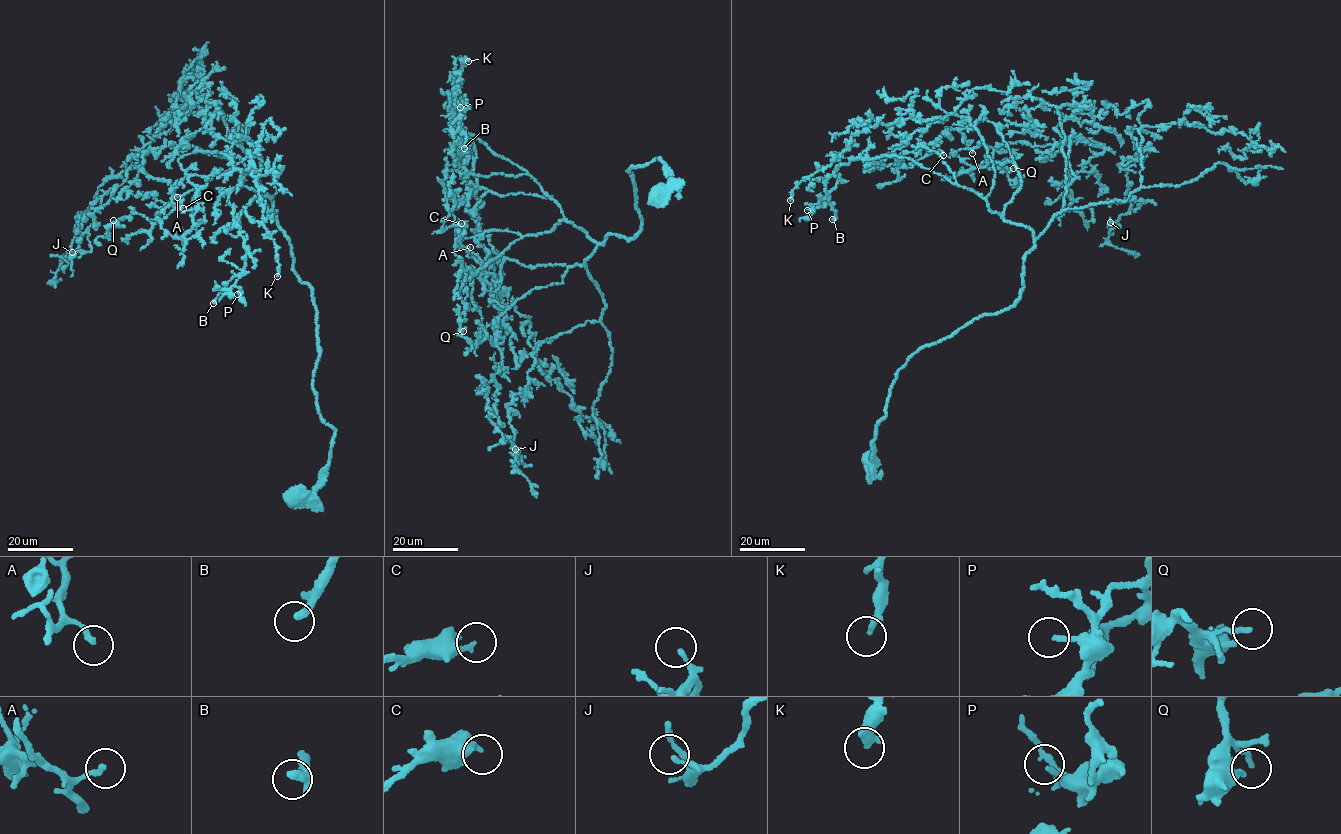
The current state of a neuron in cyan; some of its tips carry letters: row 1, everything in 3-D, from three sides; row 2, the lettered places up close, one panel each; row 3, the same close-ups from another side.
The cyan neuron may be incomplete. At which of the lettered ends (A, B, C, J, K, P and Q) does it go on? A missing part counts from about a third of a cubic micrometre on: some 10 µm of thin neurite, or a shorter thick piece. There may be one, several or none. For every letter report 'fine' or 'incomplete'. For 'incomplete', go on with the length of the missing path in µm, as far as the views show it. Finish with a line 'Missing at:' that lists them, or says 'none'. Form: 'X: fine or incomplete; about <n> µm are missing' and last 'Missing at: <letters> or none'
A: fine
B: fine
C: fine
J: fine
K: incomplete; about 15 µm are missing
P: fine
Q: fine
Missing at: K

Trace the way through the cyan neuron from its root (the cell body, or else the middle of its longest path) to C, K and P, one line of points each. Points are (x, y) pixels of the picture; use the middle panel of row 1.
C: (660, 198), (659, 158), (626, 170), (631, 239), (564, 219), (457, 241), (448, 185), (442, 228), (461, 223)
K: (660, 198), (659, 158), (626, 170), (641, 230), (601, 244), (551, 196), (481, 187), (446, 107), (468, 61)
P: (660, 198), (665, 164), (632, 166), (641, 230), (596, 242), (534, 177), (460, 131), (460, 107)

